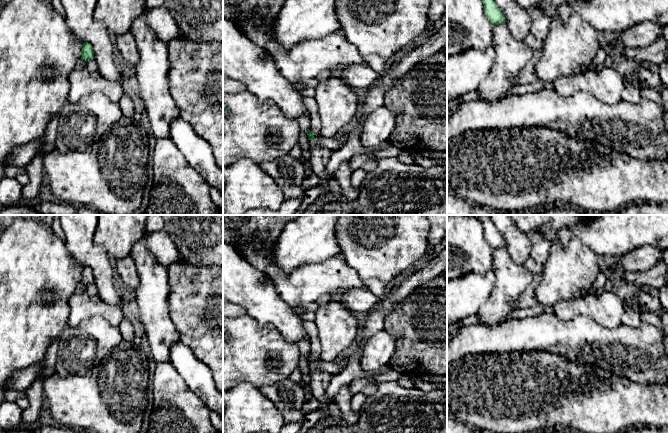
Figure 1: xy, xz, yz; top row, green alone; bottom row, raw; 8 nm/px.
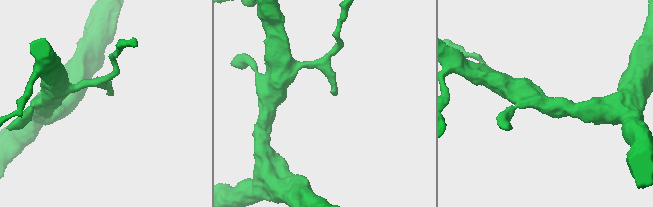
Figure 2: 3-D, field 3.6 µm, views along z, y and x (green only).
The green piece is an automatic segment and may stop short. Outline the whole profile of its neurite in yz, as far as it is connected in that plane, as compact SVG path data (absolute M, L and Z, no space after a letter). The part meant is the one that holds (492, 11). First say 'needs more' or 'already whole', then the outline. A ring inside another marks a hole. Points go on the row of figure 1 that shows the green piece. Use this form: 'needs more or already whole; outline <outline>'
already whole; outline M482 0L485 8L485 14L493 25L505 24L505 16L500 11L494 0Z

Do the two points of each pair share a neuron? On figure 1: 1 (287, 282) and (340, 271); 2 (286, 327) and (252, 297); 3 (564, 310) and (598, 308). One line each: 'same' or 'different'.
1: same
2: same
3: same

